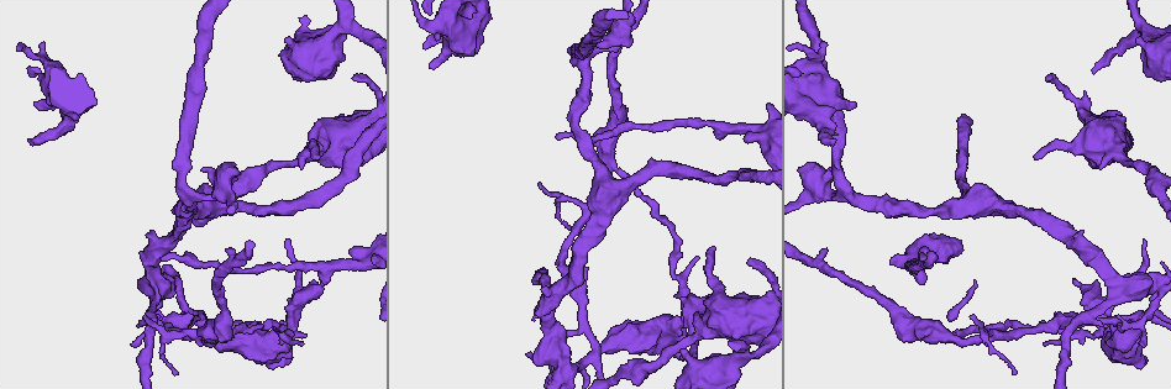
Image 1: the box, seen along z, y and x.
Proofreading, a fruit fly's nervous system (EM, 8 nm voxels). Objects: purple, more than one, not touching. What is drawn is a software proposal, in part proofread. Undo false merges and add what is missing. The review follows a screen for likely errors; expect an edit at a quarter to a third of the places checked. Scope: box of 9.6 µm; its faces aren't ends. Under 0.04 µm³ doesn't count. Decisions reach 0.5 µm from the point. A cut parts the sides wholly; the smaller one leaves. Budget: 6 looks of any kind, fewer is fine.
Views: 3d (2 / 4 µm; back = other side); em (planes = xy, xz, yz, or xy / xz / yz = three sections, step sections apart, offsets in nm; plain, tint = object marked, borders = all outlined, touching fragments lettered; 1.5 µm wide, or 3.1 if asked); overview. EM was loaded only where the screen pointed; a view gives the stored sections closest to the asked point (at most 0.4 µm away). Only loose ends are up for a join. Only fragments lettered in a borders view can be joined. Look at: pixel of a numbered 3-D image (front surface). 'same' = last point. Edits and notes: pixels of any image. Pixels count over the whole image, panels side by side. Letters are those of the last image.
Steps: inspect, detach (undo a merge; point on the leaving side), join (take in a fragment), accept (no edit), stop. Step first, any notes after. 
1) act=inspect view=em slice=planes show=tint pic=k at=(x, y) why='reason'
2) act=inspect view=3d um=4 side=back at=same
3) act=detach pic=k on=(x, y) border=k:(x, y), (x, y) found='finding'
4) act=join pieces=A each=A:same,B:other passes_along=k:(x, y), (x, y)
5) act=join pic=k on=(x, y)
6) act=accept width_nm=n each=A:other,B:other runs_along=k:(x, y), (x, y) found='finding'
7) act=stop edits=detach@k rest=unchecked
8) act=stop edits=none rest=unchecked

act=inspect view=3d um=4 pic=1 at=(746, 262) why='thin end'

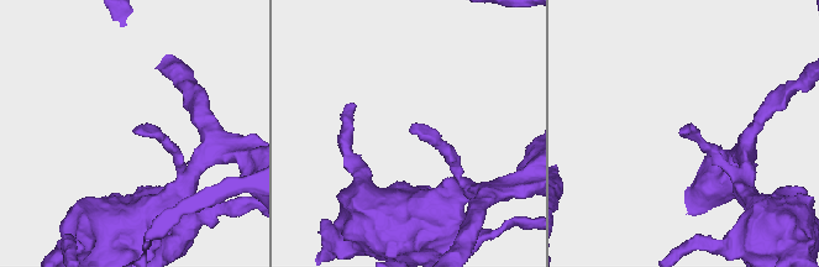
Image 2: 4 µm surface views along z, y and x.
act=inspect view=em slice=xy step=8 show=tint pic=2 at=(412, 127)

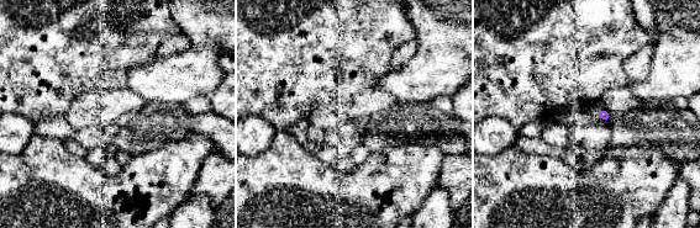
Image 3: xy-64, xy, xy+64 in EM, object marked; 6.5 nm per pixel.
act=inspect view=em slice=planes show=borders at=same why='cut it another way'

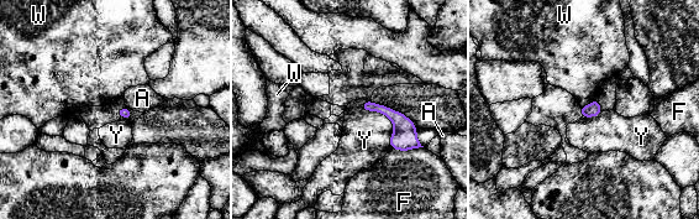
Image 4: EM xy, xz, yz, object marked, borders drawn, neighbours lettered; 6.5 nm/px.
act=accept each=A:other,F:other,W:other,Y:other border=4:(598, 99), (593, 99), (581, 108) found='none of them fits'

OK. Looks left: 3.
act=inspect view=em slice=xy step=8 show=tint pic=1 at=(227, 249) why='branch stops here'

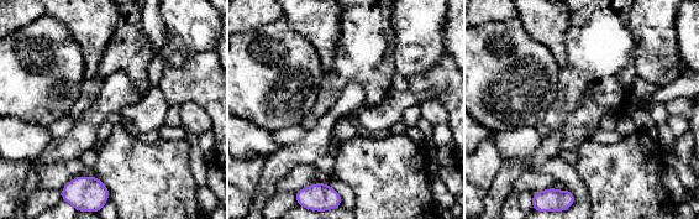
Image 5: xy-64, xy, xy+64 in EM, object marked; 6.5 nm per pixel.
act=inspect view=em slice=planes show=borders at=same why='another direction'

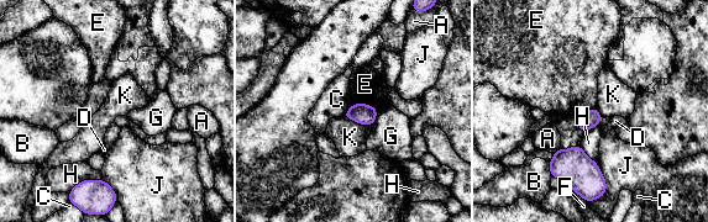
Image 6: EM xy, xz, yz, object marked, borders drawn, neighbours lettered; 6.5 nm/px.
act=accept each=A:other,B:other,C:other,D:other,E:other,F:other,G:other,H:other,J:other,K:other border=6:(352, 104), (370, 104), (378, 110) found='none of them fits'

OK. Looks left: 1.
act=inspect view=em slice=xz step=8 show=borders pic=1 at=(422, 47) why='free end'

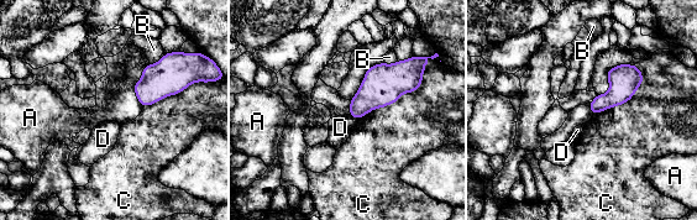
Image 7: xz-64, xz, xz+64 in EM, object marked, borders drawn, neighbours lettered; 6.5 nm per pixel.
act=accept longest_contact=C:550nm each=A:other,B:other,C:other,D:other found='no lettered fragment goes on from it'

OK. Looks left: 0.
act=stop edits=none rest=unchecked

